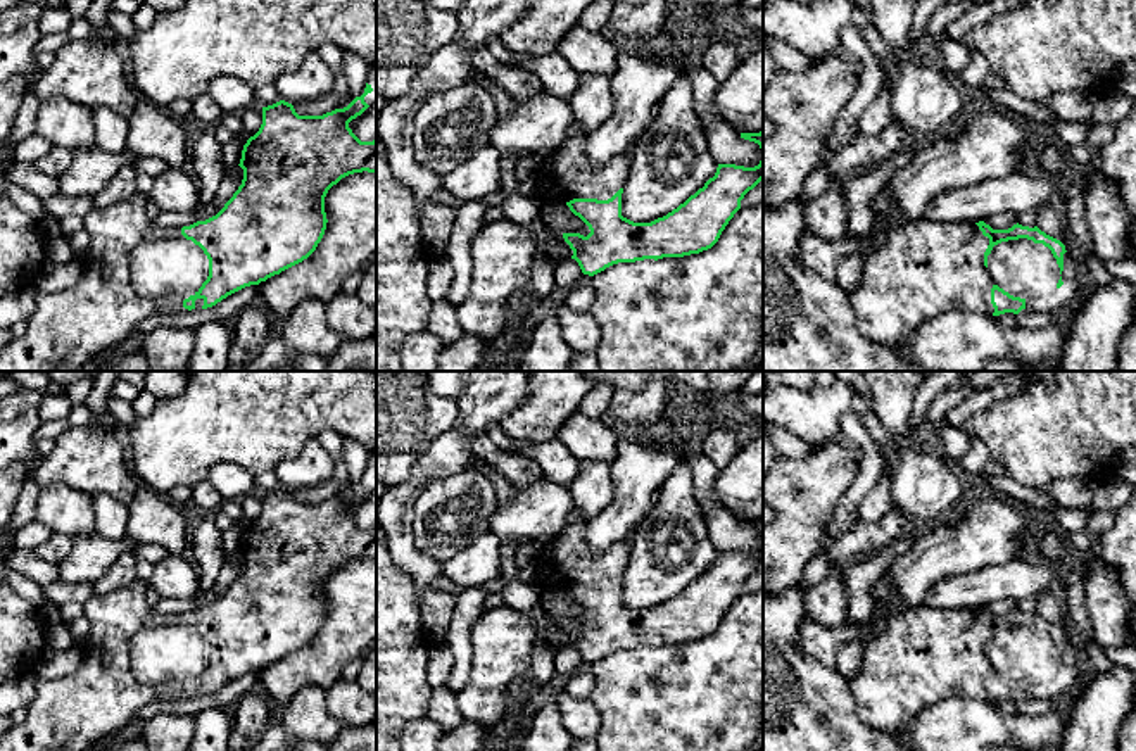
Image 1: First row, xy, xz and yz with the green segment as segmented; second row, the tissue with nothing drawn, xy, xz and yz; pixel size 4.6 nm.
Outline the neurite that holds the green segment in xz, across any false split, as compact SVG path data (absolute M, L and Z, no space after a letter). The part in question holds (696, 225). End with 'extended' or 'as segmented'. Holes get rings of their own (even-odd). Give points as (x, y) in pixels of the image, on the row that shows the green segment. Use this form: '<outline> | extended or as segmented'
M575 121L561 147L551 152L546 164L535 167L539 204L565 202L590 230L587 237L580 233L563 233L565 242L573 250L584 275L594 276L618 262L635 262L644 259L684 257L711 249L729 221L741 209L741 200L763 180L763 157L758 166L744 167L735 164L718 164L716 173L703 188L684 204L651 223L634 223L622 216L622 193L630 171L630 155L623 154L601 167L592 167L585 161L587 135Z | extended

